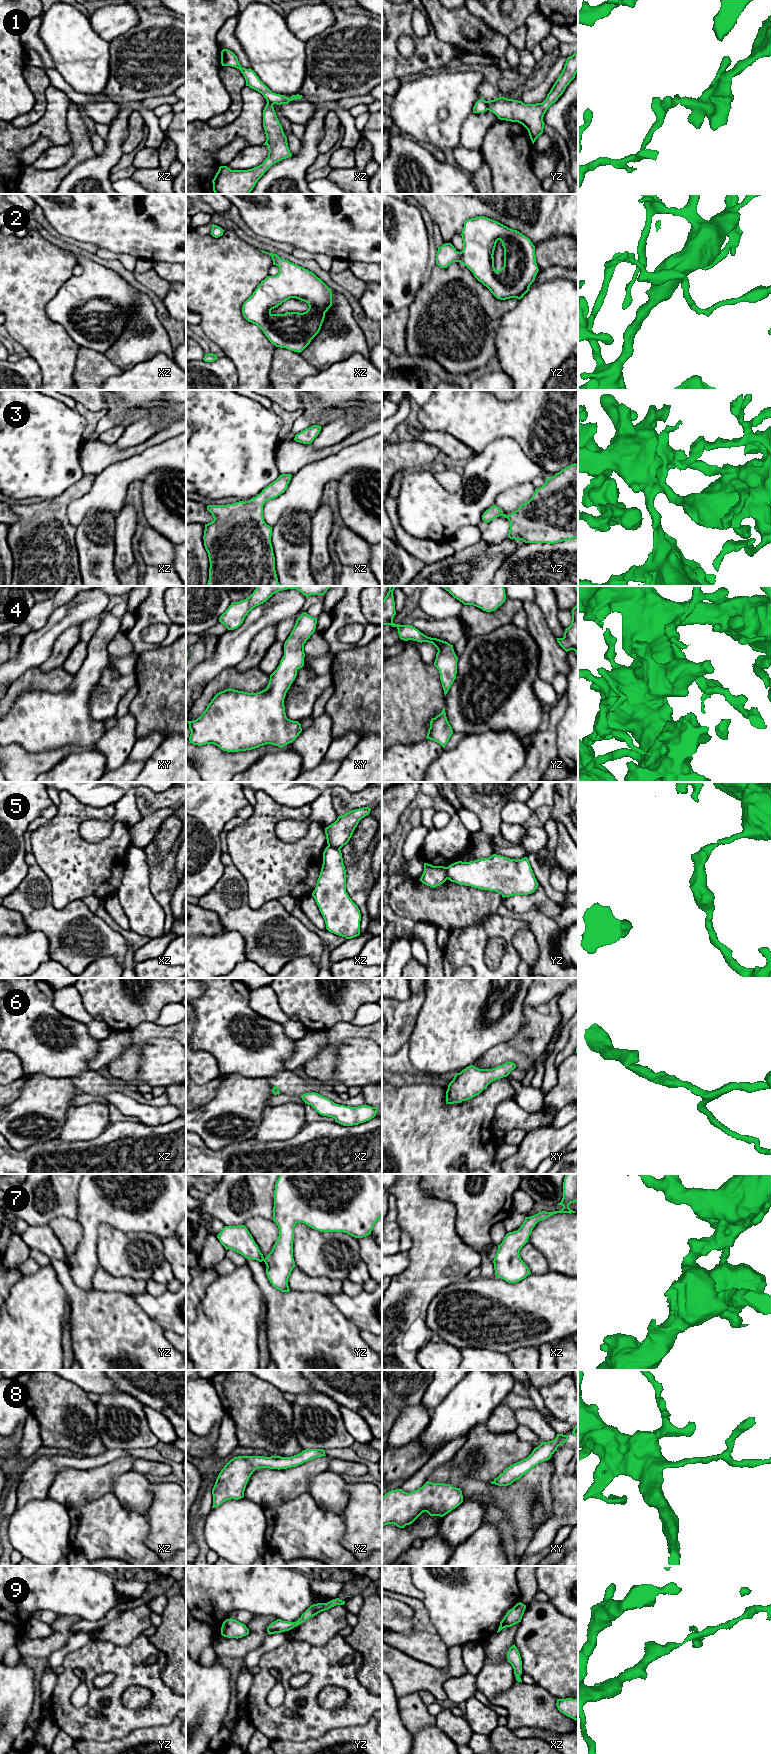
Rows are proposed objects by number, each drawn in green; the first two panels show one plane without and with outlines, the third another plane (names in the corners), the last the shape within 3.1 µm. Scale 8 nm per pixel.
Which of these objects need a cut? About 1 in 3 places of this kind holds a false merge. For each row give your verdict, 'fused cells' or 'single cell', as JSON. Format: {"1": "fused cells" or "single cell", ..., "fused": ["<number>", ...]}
{"1": "fused cells", "2": "single cell", "3": "single cell", "4": "single cell", "5": "fused cells", "6": "single cell", "7": "single cell", "8": "single cell", "9": "single cell", "fused": ["1", "5"]}

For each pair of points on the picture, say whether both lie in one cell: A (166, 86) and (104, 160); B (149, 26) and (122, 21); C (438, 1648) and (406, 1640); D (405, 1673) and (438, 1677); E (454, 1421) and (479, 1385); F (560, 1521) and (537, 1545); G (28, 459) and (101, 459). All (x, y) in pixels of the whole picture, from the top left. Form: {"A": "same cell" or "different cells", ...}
{"A": "same cell", "B": "different cells", "C": "same cell", "D": "same cell", "E": "same cell", "F": "same cell", "G": "different cells"}

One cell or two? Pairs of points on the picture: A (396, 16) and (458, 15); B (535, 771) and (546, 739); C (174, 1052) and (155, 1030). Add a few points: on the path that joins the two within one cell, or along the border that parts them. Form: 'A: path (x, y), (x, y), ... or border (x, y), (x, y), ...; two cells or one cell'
A: border (426, 10), (432, 29), (437, 37); two cells
B: path (536, 763), (541, 746); one cell
C: border (175, 1039), (151, 1038), (141, 1047), (141, 1050); two cells

